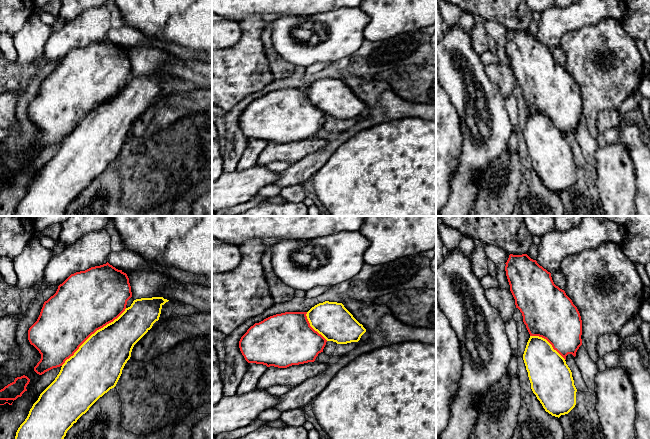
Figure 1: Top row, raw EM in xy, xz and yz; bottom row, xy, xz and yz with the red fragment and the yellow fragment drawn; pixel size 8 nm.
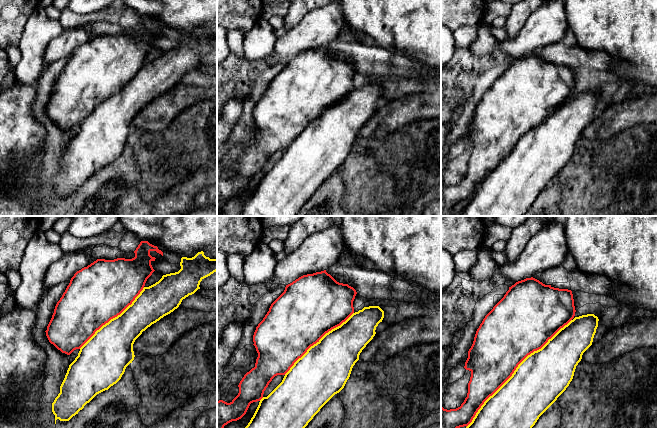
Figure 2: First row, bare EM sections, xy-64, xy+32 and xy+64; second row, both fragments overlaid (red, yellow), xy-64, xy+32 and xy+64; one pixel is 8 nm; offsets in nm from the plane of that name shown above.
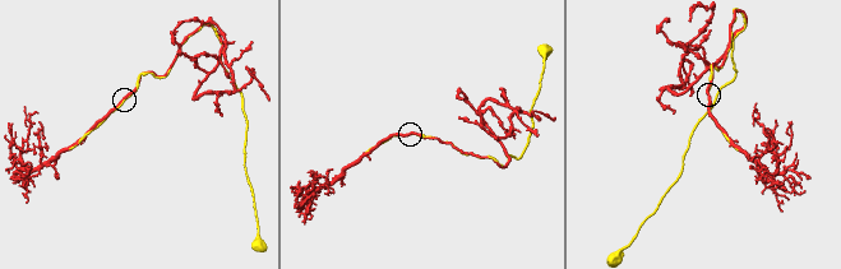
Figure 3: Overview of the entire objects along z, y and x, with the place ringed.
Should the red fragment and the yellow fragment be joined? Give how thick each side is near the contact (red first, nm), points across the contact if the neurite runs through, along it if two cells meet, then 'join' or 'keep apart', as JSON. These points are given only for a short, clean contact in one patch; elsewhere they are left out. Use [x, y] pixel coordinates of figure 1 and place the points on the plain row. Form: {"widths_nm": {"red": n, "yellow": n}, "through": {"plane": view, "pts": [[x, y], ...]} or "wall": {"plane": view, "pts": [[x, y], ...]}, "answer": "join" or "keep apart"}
{"widths_nm": {"red": 480, "yellow": 400}, "answer": "join"}

